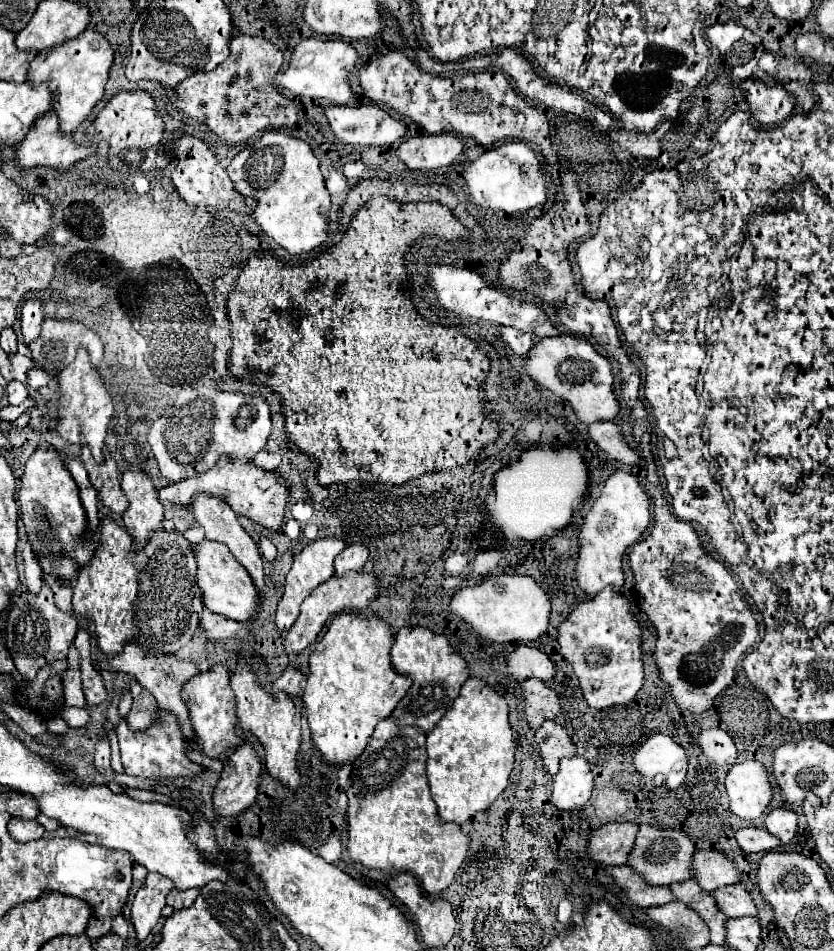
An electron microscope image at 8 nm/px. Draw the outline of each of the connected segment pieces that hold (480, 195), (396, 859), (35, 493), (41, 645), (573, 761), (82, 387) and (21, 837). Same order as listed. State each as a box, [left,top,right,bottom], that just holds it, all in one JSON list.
[[464,142,548,212],[346,718,470,896],[18,448,96,582],[6,582,78,680],[552,756,594,810],[56,348,112,464],[8,818,44,842]]

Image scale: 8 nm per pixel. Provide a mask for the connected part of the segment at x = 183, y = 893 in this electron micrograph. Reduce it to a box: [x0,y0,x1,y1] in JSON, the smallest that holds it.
[168,890,200,910]

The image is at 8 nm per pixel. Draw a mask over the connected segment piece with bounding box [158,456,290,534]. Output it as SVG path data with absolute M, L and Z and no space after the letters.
M222 456L222 460L218 460L216 466L212 466L210 470L162 488L158 492L158 498L162 502L168 500L168 502L176 502L176 504L190 504L194 494L198 494L198 492L220 496L224 502L228 502L232 506L232 510L238 516L250 518L254 524L262 526L270 534L276 534L280 530L280 526L284 522L286 506L290 502L290 486L284 482L282 476L276 476L276 472L256 466L252 460L250 462L226 460L226 456Z

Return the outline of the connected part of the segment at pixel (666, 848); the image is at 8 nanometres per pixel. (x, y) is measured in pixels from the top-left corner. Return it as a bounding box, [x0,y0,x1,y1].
[628,824,696,886]

